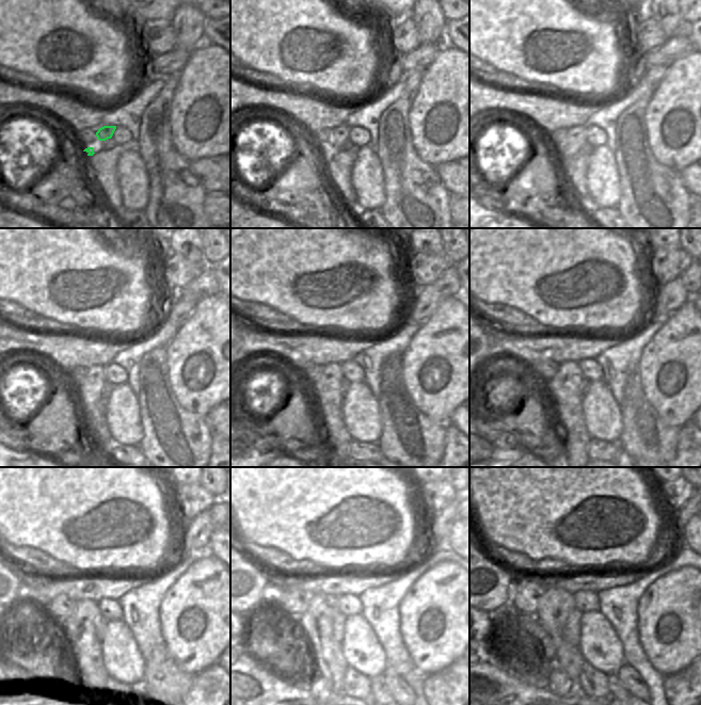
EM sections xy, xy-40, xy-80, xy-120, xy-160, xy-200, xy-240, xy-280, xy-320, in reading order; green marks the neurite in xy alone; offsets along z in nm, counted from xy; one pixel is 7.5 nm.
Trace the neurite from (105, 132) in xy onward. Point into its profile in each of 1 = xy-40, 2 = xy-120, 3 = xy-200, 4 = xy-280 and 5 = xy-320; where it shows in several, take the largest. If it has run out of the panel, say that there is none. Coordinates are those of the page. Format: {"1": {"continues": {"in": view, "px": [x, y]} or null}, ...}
{"1": {"continues": {"in": "xy-40", "px": [338, 137]}}, "2": {"continues": {"in": "xy-120", "px": [90, 390]}}, "3": {"continues": {"in": "xy-200", "px": [563, 388]}}, "4": {"continues": {"in": "xy-280", "px": [316, 624]}}, "5": {"continues": {"in": "xy-320", "px": [554, 608]}}}

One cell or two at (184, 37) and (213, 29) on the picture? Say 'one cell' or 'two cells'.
two cells

